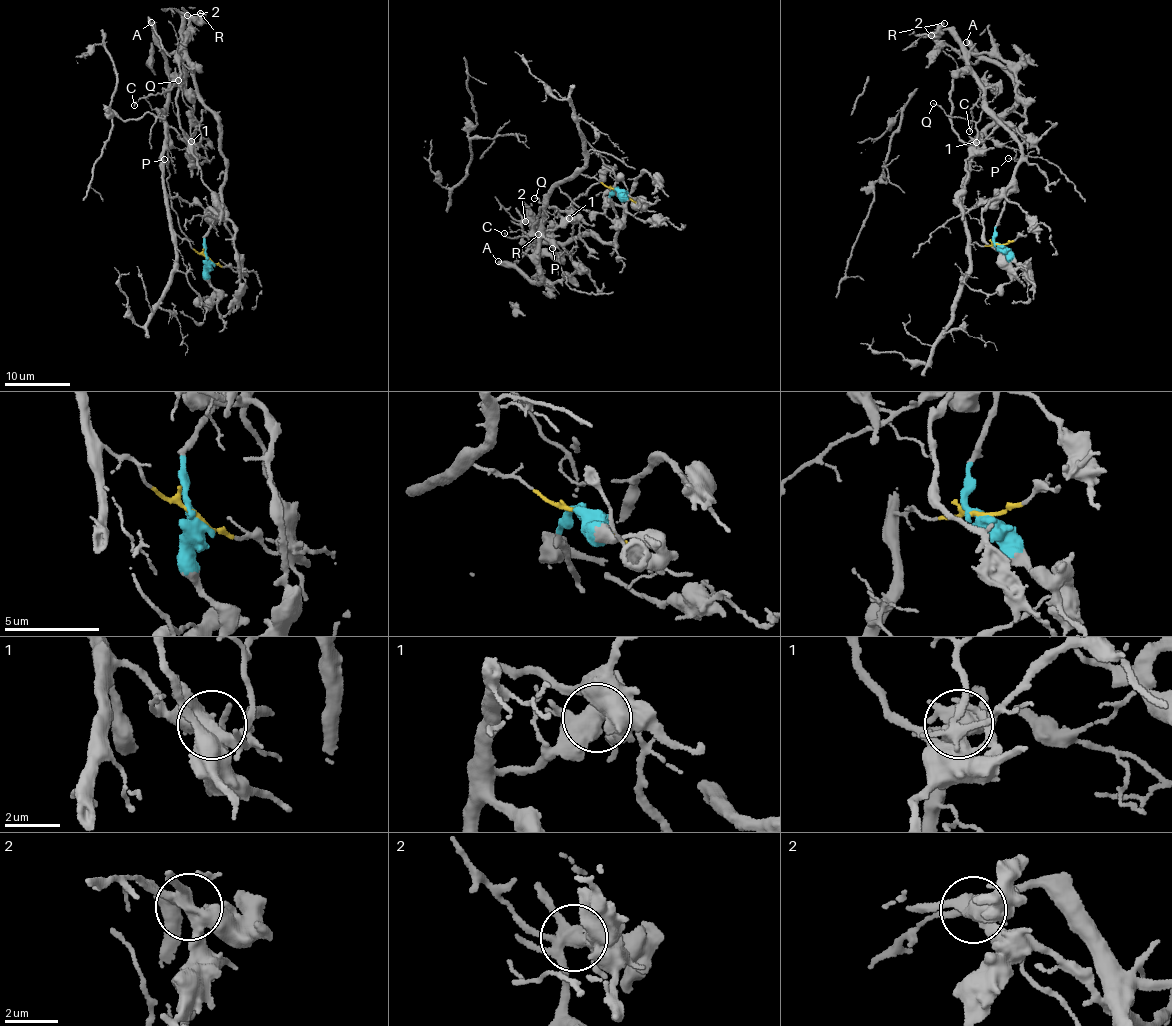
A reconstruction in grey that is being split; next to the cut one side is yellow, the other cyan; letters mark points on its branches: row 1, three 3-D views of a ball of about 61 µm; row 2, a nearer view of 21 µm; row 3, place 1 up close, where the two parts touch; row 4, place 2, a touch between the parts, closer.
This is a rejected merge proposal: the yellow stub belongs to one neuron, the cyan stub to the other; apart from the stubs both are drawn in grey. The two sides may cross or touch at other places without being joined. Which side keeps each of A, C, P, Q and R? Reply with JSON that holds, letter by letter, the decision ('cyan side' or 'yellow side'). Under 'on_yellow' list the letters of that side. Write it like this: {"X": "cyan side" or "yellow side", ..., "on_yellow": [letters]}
{"A": "yellow side", "C": "cyan side", "P": "yellow side", "Q": "yellow side", "R": "cyan side", "on_yellow": ["A", "P", "Q"]}

